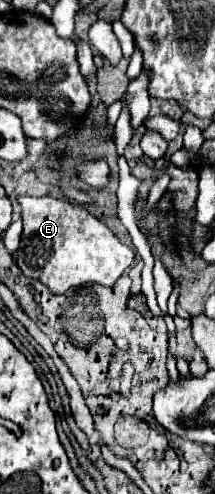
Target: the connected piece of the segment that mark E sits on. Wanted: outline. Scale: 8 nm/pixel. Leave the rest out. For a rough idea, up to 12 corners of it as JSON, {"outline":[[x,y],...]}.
{"outline":[[18,196],[16,264],[52,294],[112,286],[132,248],[86,208]]}

